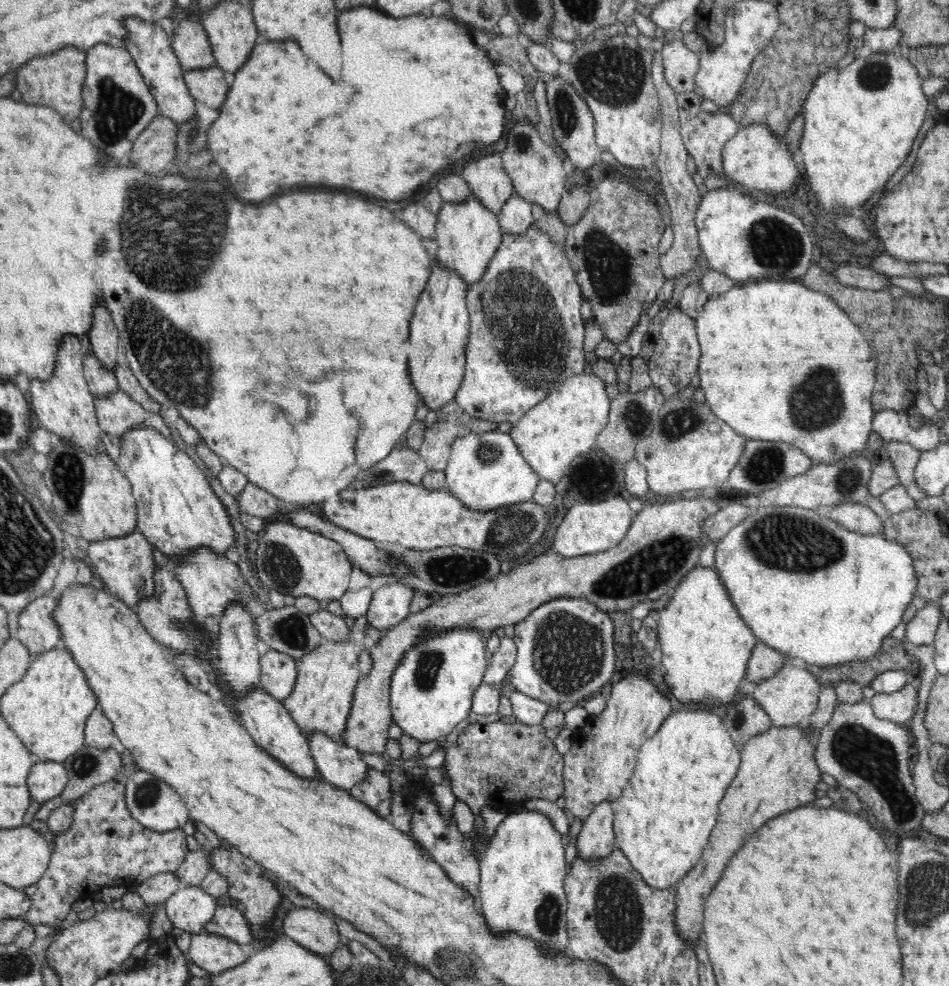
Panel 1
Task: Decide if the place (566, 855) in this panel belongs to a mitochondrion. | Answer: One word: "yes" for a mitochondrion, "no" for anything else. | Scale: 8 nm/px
no

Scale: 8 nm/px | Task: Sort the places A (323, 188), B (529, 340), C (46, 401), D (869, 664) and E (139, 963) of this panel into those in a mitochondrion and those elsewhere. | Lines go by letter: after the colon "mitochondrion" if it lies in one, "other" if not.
A: other
B: mitochondrion
C: other
D: other
E: other

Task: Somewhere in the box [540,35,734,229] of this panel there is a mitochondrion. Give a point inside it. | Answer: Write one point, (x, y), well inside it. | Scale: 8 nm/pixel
(615, 82)

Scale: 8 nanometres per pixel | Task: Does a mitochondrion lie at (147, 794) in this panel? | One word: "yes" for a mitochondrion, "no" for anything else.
yes

